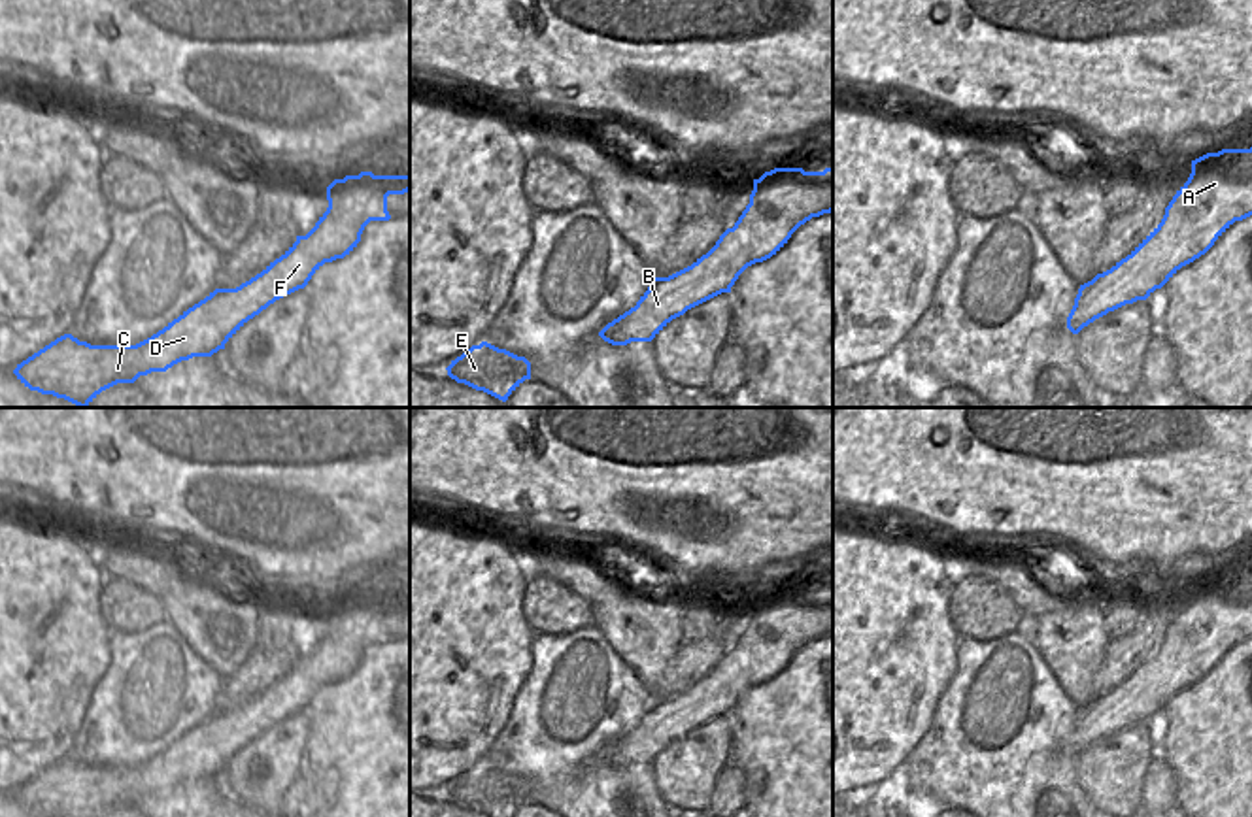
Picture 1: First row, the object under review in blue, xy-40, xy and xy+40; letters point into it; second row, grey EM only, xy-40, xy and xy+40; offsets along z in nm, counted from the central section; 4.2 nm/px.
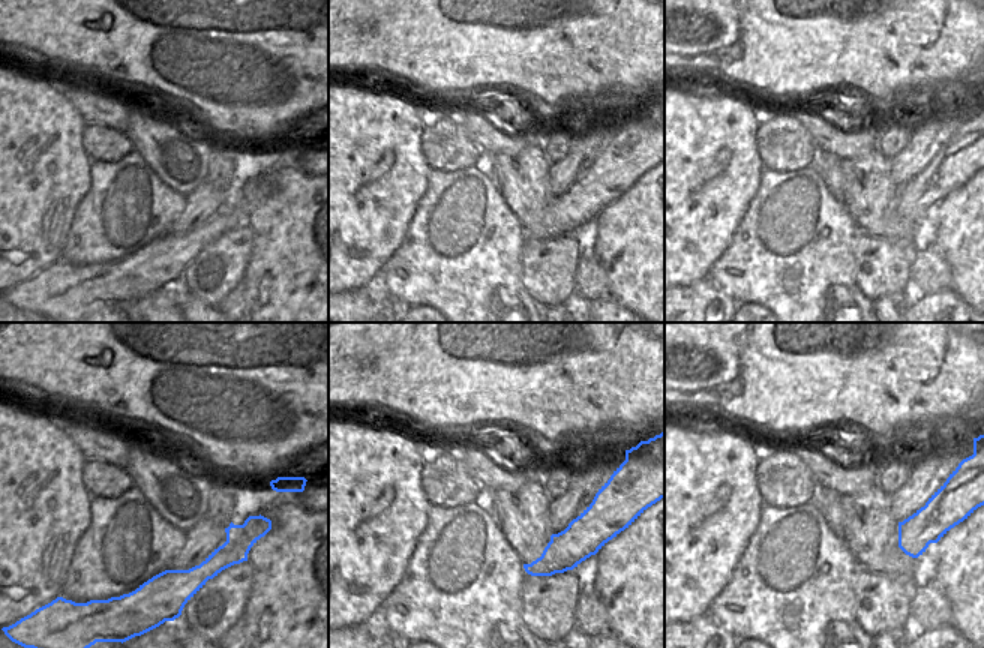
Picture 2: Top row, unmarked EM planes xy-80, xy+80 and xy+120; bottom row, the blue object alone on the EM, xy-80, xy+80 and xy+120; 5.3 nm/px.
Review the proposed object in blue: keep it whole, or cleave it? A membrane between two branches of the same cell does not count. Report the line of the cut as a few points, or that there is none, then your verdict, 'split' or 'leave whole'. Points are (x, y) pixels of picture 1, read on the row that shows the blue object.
no cut; leave whole

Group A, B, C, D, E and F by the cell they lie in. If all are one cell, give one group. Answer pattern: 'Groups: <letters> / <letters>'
Groups: A B C D E F

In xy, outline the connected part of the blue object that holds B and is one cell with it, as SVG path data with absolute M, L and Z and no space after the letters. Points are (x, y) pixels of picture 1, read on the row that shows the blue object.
M833 166L823 172L765 172L753 179L750 204L735 226L706 255L668 277L651 277L636 306L608 323L599 336L612 345L651 342L687 309L731 292L748 266L776 255L801 225L831 211Z

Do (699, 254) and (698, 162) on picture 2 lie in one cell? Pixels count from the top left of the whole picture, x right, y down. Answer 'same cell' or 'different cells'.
same cell

